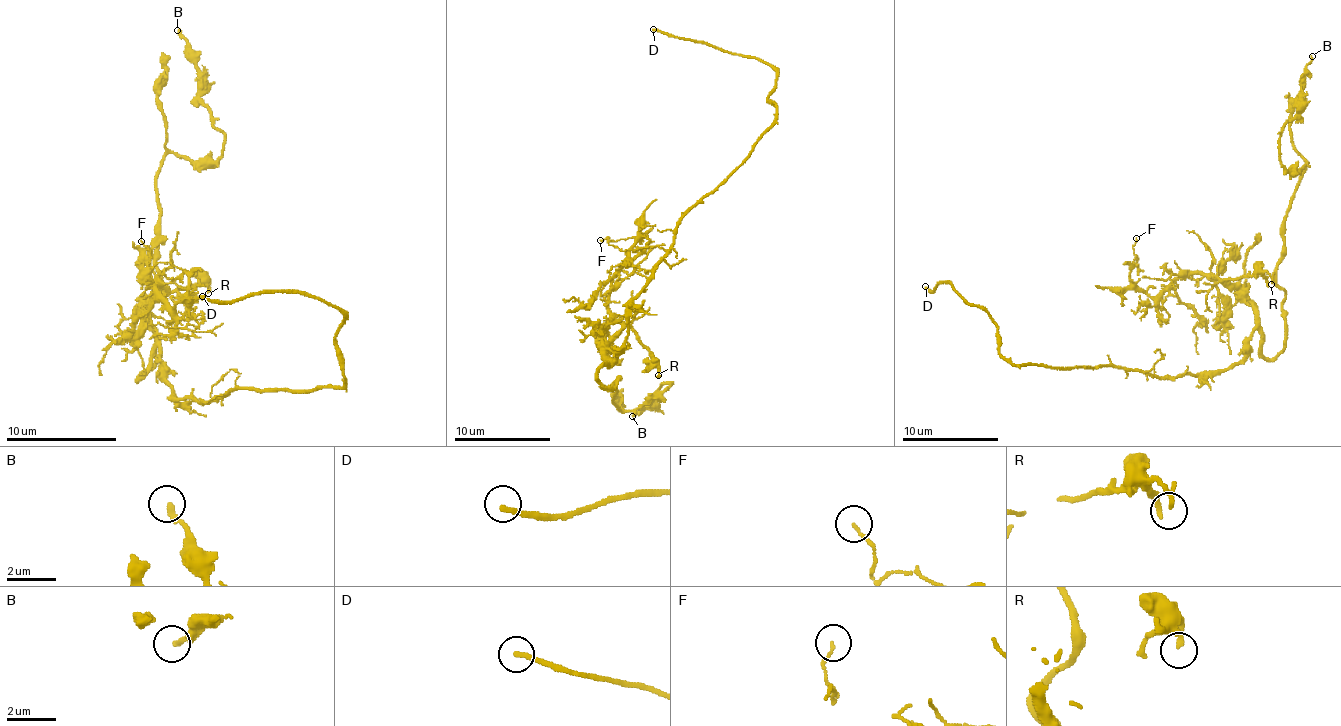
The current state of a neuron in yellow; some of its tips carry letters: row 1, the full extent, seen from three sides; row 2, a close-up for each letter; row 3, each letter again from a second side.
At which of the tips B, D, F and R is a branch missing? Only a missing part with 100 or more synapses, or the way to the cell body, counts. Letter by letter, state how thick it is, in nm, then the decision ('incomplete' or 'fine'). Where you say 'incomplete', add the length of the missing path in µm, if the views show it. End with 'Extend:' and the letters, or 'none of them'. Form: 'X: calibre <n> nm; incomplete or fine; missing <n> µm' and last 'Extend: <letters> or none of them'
B: calibre 200 nm; fine
D: calibre 200 nm; incomplete; missing 15 µm
F: calibre 100 nm; fine
R: calibre 170 nm; fine
Extend: D

